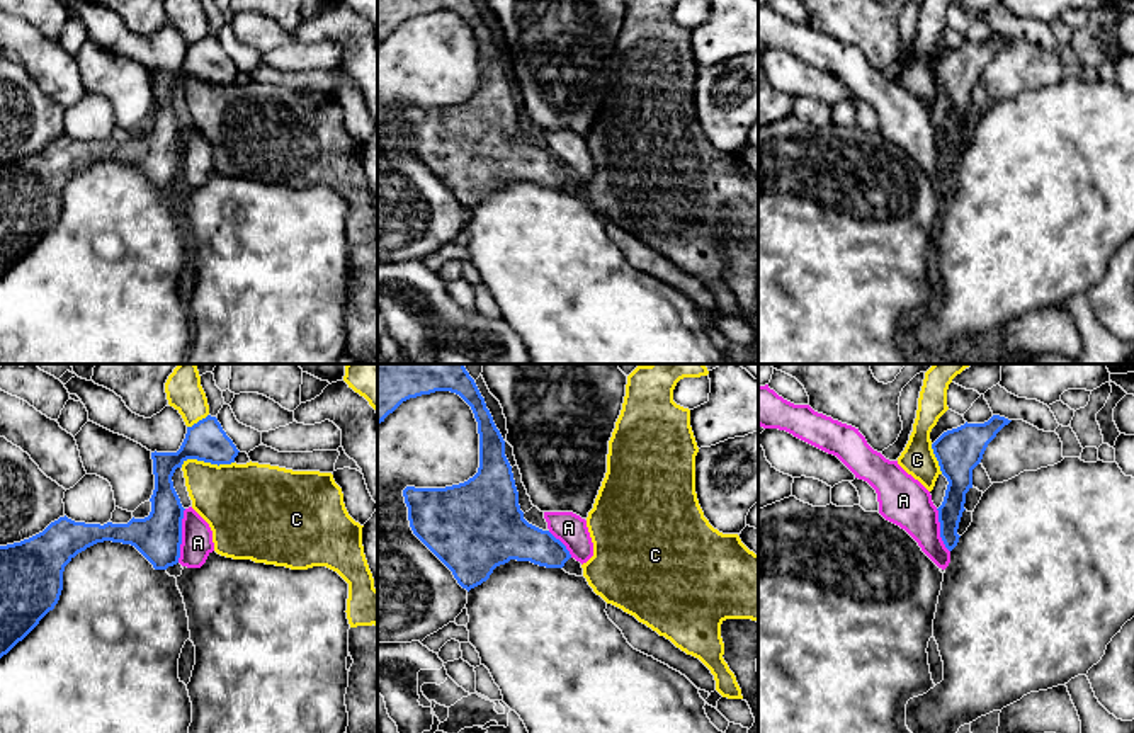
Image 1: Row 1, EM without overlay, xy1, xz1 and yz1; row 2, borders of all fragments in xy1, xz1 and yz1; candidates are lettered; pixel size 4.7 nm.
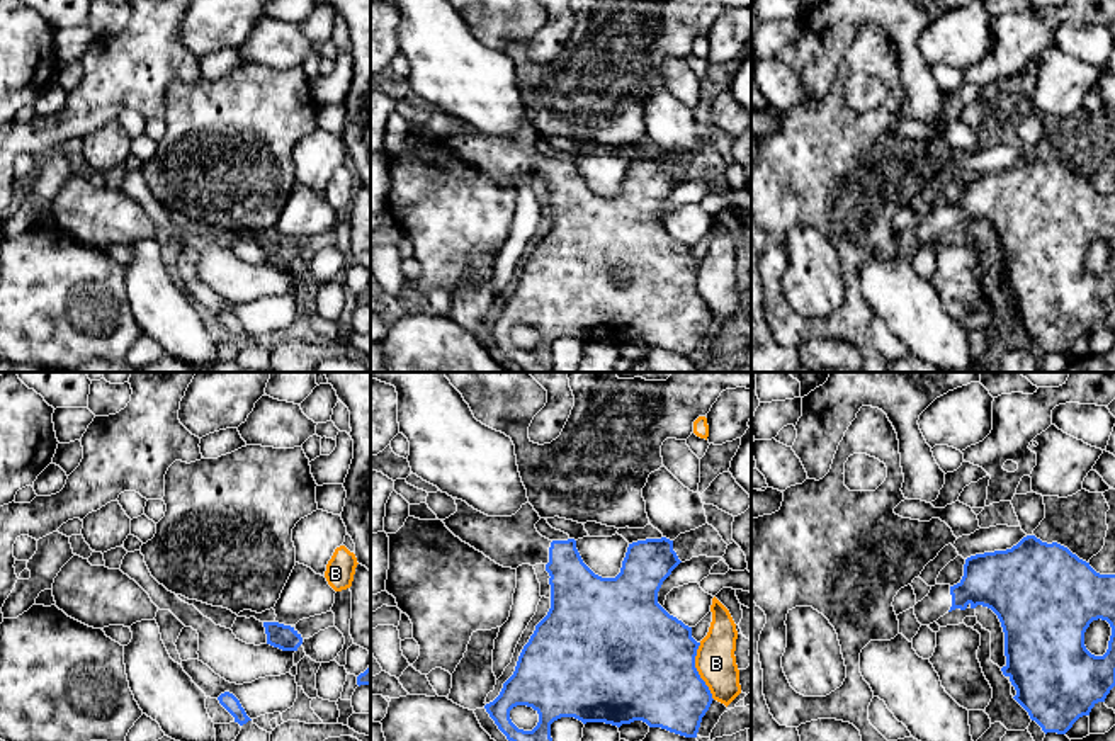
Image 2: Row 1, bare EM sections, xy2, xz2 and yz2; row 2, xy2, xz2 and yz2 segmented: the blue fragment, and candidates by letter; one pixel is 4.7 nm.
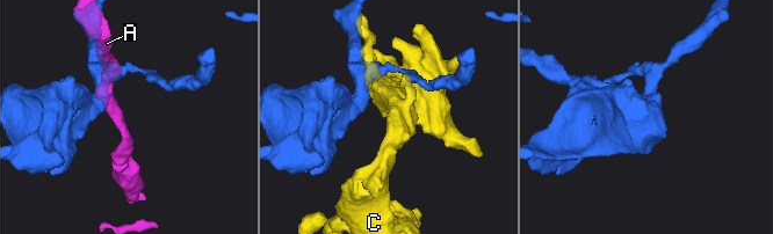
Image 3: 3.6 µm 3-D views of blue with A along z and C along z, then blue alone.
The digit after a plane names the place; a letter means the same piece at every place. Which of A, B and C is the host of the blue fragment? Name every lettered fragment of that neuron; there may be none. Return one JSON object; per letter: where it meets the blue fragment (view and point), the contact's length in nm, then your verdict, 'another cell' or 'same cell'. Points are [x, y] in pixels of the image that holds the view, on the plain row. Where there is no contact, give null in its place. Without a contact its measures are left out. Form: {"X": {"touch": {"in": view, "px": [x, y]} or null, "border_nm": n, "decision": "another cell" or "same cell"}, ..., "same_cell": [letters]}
{"A": {"touch": {"in": "xy1", "px": [181, 155]}, "border_nm": 260, "decision": "another cell"}, "B": {"touch": {"in": "xz2", "px": [697, 291]}, "border_nm": 280, "decision": "another cell"}, "C": {"touch": {"in": "xy1", "px": [206, 80]}, "border_nm": 260, "decision": "another cell"}, "same_cell": []}

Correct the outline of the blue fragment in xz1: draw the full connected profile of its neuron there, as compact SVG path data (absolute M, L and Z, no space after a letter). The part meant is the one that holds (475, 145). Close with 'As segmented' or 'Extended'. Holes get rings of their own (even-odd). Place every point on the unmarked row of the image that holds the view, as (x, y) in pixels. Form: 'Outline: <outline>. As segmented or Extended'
Outline: M377 0L377 44L403 20L435 10L456 12L471 26L479 53L479 87L473 97L459 104L445 107L406 105L403 116L413 153L468 211L486 201L496 185L510 179L563 187L571 177L566 165L549 150L542 150L524 138L512 85L505 75L505 60L474 0Z. As segmented

